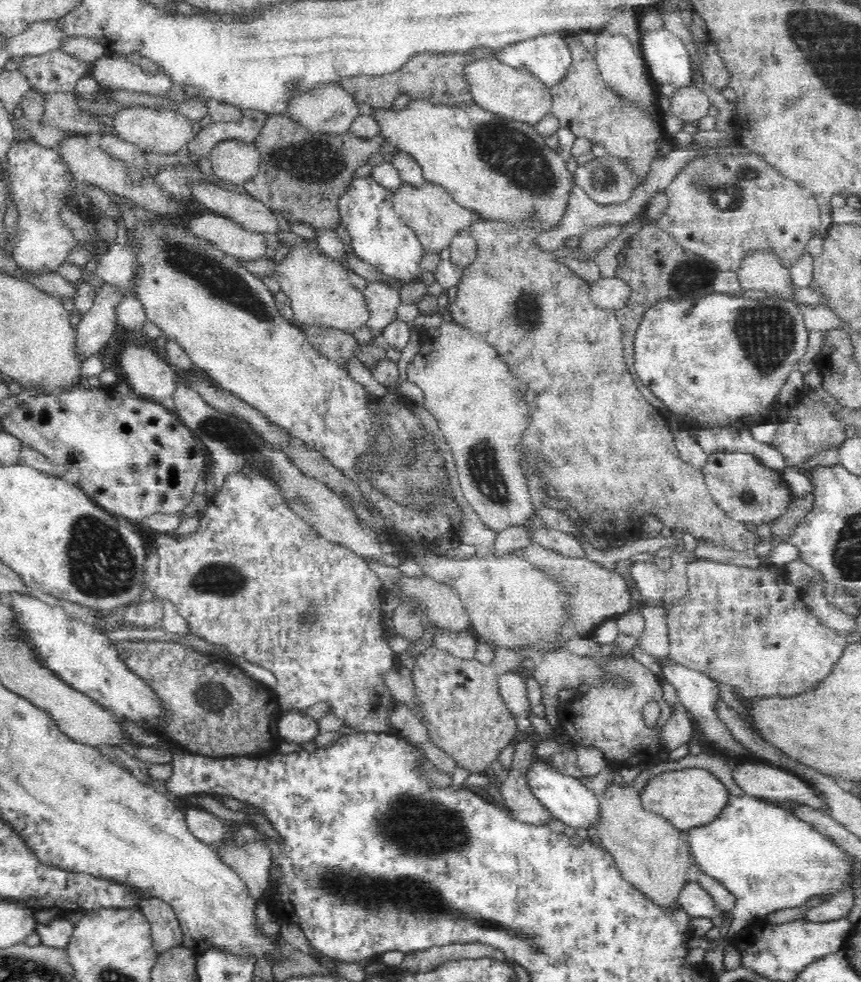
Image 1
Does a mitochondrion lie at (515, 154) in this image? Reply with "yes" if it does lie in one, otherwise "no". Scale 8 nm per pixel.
yes

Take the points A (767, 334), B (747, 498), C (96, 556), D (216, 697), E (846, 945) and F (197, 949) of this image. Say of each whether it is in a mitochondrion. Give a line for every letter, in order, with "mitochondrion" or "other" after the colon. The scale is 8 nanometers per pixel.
A: mitochondrion
B: mitochondrion
C: mitochondrion
D: mitochondrion
E: other
F: other

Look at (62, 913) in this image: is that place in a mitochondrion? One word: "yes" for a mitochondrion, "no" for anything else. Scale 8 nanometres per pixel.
no

